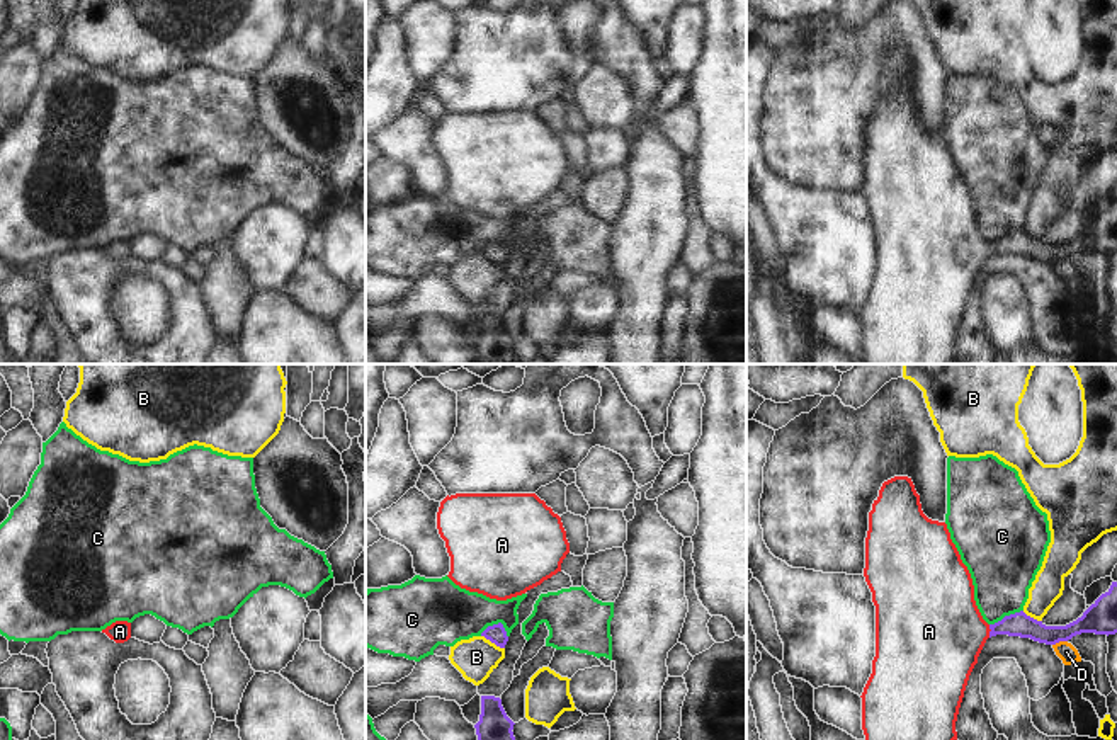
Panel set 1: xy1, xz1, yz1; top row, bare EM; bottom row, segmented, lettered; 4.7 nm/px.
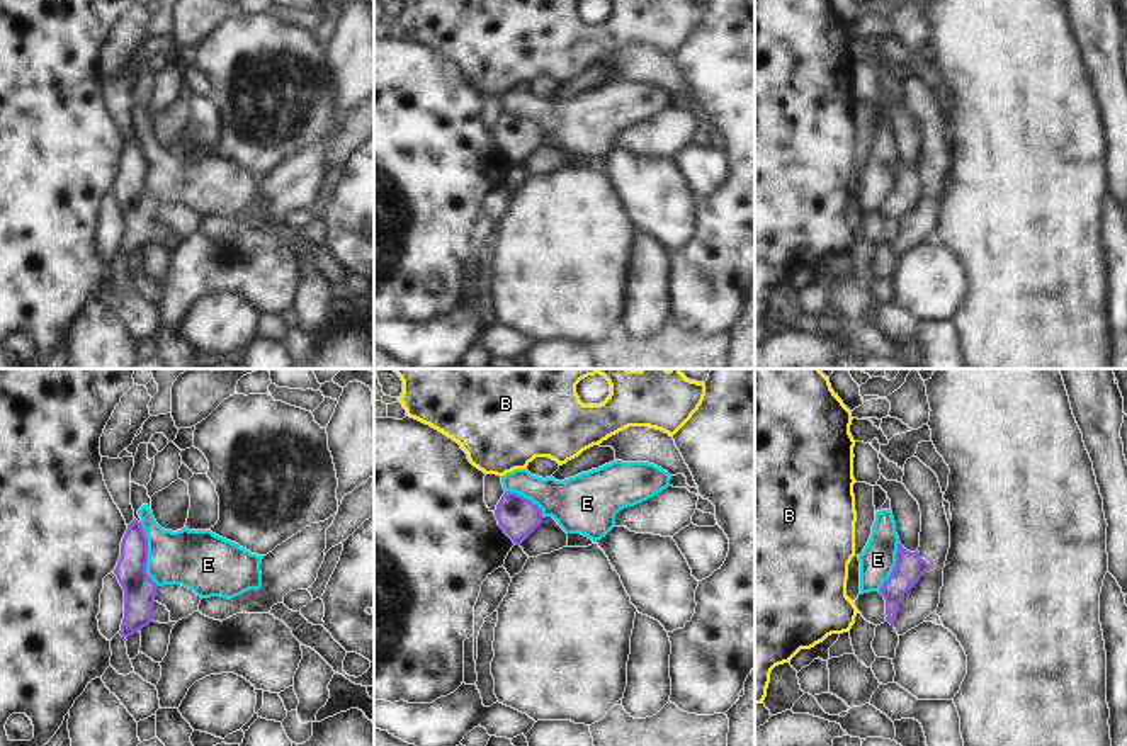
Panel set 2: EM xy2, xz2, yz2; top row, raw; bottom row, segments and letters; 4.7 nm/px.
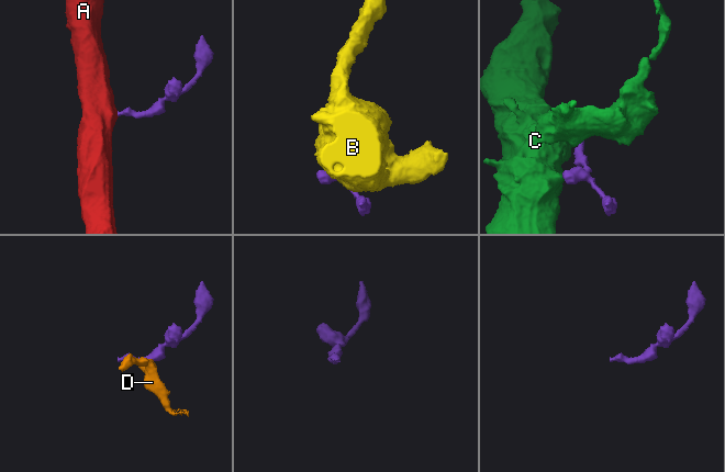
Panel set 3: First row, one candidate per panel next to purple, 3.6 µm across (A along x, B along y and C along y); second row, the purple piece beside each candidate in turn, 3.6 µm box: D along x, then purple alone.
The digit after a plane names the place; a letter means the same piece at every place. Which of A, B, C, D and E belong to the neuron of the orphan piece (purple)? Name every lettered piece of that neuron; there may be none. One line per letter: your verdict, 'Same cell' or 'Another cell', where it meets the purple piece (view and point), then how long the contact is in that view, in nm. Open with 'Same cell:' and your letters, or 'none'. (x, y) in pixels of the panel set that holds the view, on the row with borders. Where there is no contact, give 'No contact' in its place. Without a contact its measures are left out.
Same cell: A
A: Same cell. Touches purple at yz1 (990, 631). Shared border 60 nm
B: Another cell. Touches purple at xz1 (493, 642). Shared border 130 nm
C: Another cell. Touches purple at xz1 (493, 625). Shared border 140 nm
D: Another cell. Touches purple at yz1 (1060, 640). Shared border 80 nm
E: Another cell. Touches purple at xy2 (147, 554). Shared border 320 nm.

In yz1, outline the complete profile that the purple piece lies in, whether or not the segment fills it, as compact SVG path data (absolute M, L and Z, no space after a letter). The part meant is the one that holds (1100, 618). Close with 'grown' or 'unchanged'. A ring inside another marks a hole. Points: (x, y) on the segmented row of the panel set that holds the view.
M911 478L882 483L869 512L865 582L876 606L876 657L862 692L865 740L957 740L955 721L969 675L988 638L1030 638L1056 645L1081 633L1117 633L1117 582L1076 621L1046 626L1023 611L988 624L974 601L974 585L945 522L928 519Z; grown

